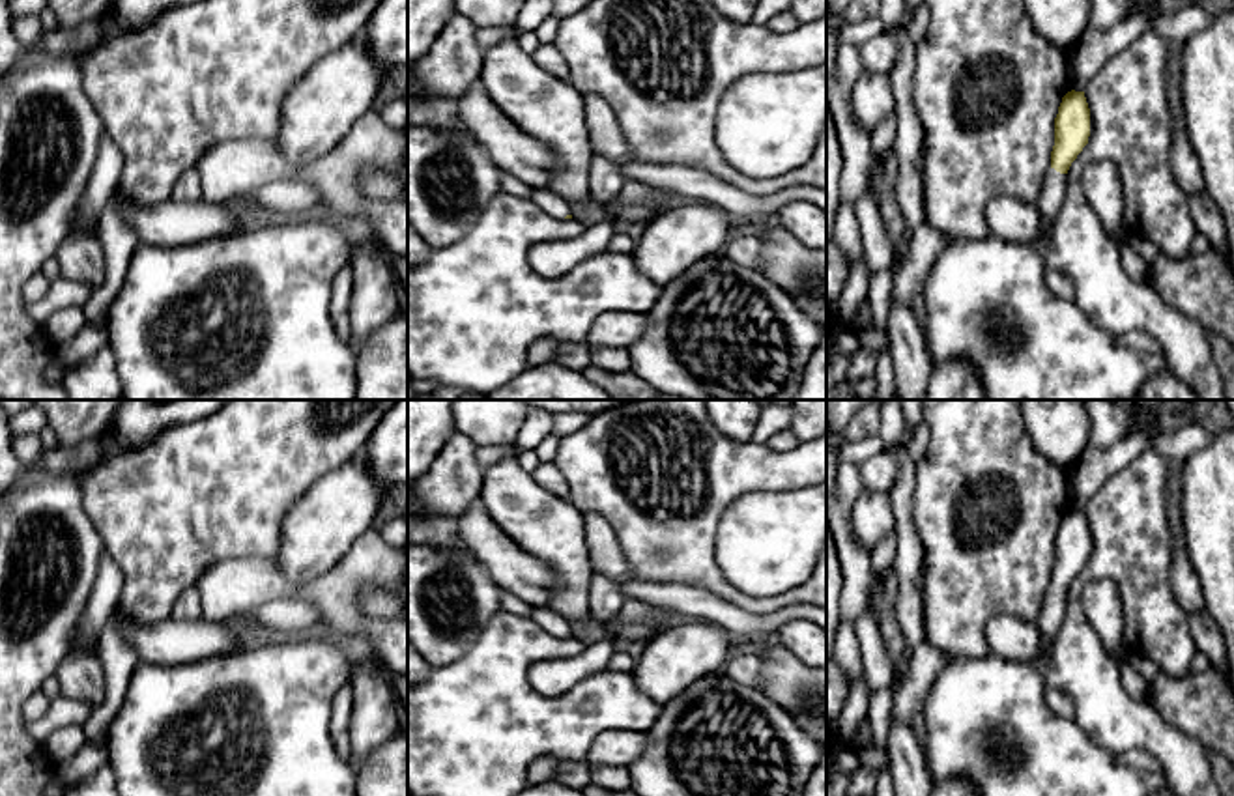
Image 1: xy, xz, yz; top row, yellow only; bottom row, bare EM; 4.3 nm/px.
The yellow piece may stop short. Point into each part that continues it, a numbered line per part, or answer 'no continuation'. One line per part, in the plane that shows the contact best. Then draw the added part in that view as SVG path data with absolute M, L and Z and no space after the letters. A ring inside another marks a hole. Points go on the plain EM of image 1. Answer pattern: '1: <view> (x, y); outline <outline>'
1: yz (1049, 621); outline M1049 587L1043 598L1040 617L1036 618L1036 624L1041 633L1041 645L1032 663L1038 663L1038 665L1049 663L1053 643L1062 626L1064 613L1066 613L1066 592L1060 592L1055 587Z

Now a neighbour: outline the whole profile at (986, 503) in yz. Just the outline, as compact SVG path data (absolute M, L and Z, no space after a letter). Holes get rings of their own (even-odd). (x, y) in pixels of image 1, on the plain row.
M924 400L929 430L926 456L916 462L912 516L922 544L926 641L952 660L985 658L985 624L1000 615L1040 617L1051 587L1055 536L1068 512L1068 475L1038 452L1025 426L1021 400Z

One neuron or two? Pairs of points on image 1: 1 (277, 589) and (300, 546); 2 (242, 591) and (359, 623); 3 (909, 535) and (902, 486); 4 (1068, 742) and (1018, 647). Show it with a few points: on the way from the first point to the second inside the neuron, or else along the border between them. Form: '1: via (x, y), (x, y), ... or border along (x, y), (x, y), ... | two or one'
1: border along (272, 557), (294, 583), (309, 583), (326, 574) | two
2: via (272, 591), (322, 591), (330, 598) | one
3: via (903, 524), (902, 497) | one
4: border along (991, 653), (1006, 660), (1031, 662) | two

